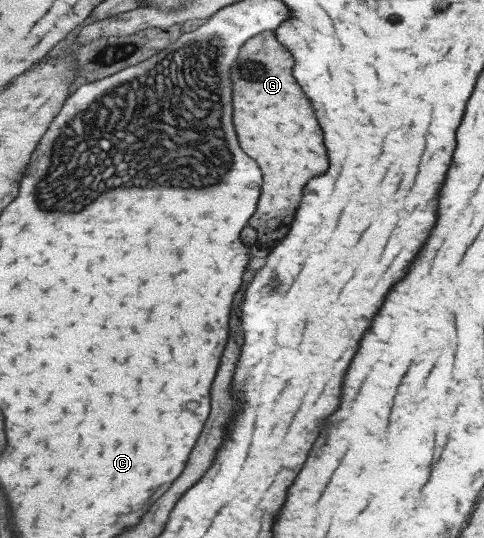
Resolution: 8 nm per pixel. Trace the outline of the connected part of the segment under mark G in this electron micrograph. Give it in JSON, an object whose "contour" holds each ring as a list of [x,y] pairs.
{"contour":[[[263,31],[249,39],[237,59],[241,63],[237,63],[237,71],[233,71],[233,83],[237,83],[235,125],[241,139],[241,147],[245,147],[245,151],[249,151],[249,155],[253,155],[257,163],[261,163],[262,172],[265,173],[265,191],[262,189],[260,205],[248,226],[257,229],[260,246],[272,249],[284,241],[292,229],[296,213],[306,195],[305,185],[310,183],[313,177],[321,177],[329,169],[329,148],[325,149],[325,131],[321,131],[319,127],[315,109],[294,75],[295,56],[285,44],[277,40],[276,32]]]}

